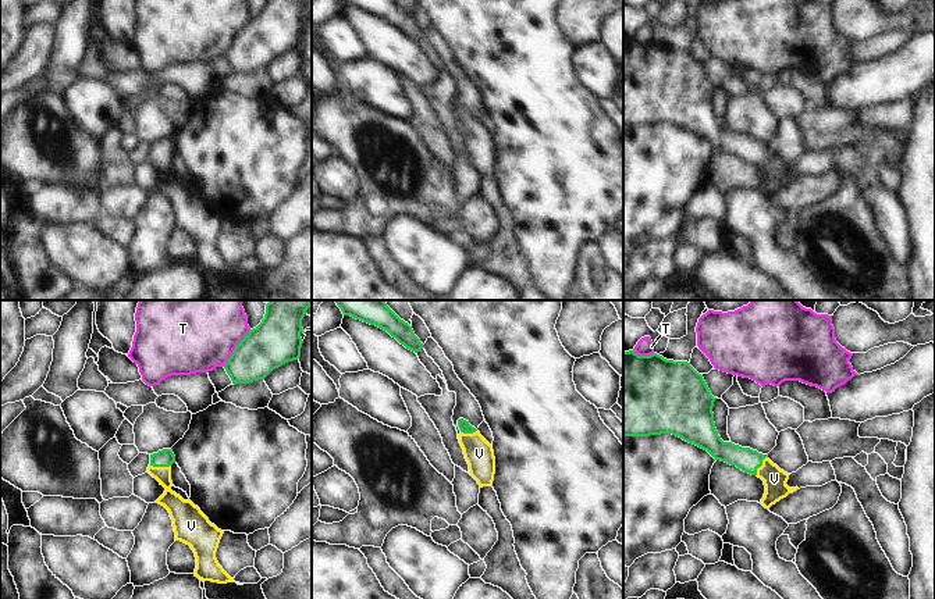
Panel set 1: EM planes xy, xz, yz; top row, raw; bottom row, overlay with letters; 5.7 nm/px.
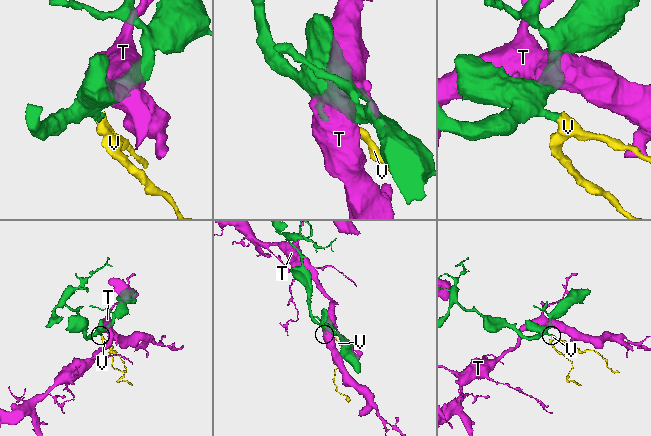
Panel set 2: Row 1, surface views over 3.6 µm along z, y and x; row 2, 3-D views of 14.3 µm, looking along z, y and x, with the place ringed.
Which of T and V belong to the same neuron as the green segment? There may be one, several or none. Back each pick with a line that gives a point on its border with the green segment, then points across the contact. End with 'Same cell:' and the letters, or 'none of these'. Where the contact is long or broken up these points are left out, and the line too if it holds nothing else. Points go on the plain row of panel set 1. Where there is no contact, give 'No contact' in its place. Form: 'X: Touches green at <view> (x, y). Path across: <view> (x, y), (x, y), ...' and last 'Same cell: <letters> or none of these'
V: Touches green at xy (160, 154). Path across: xy (164, 146), (160, 154), (169, 186), (174, 192)
Same cell: V

